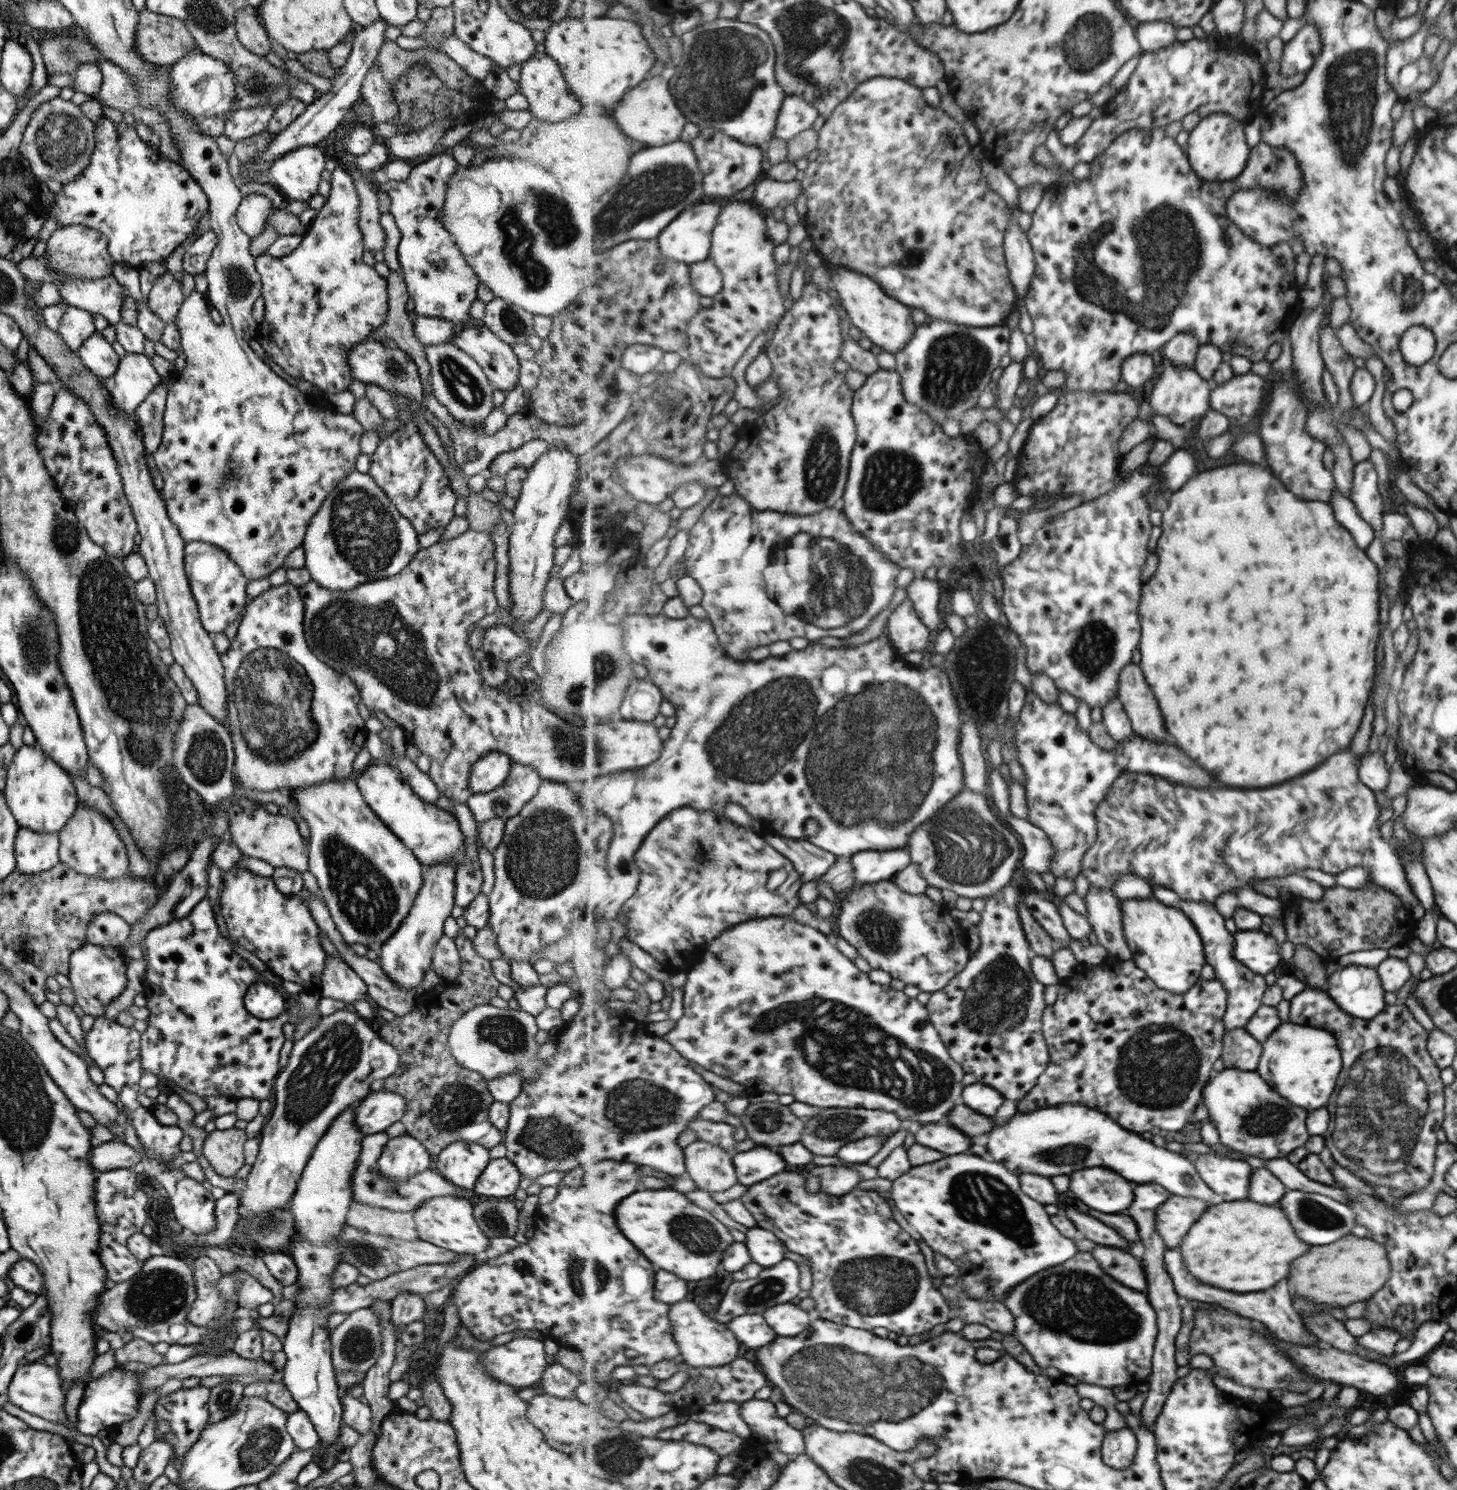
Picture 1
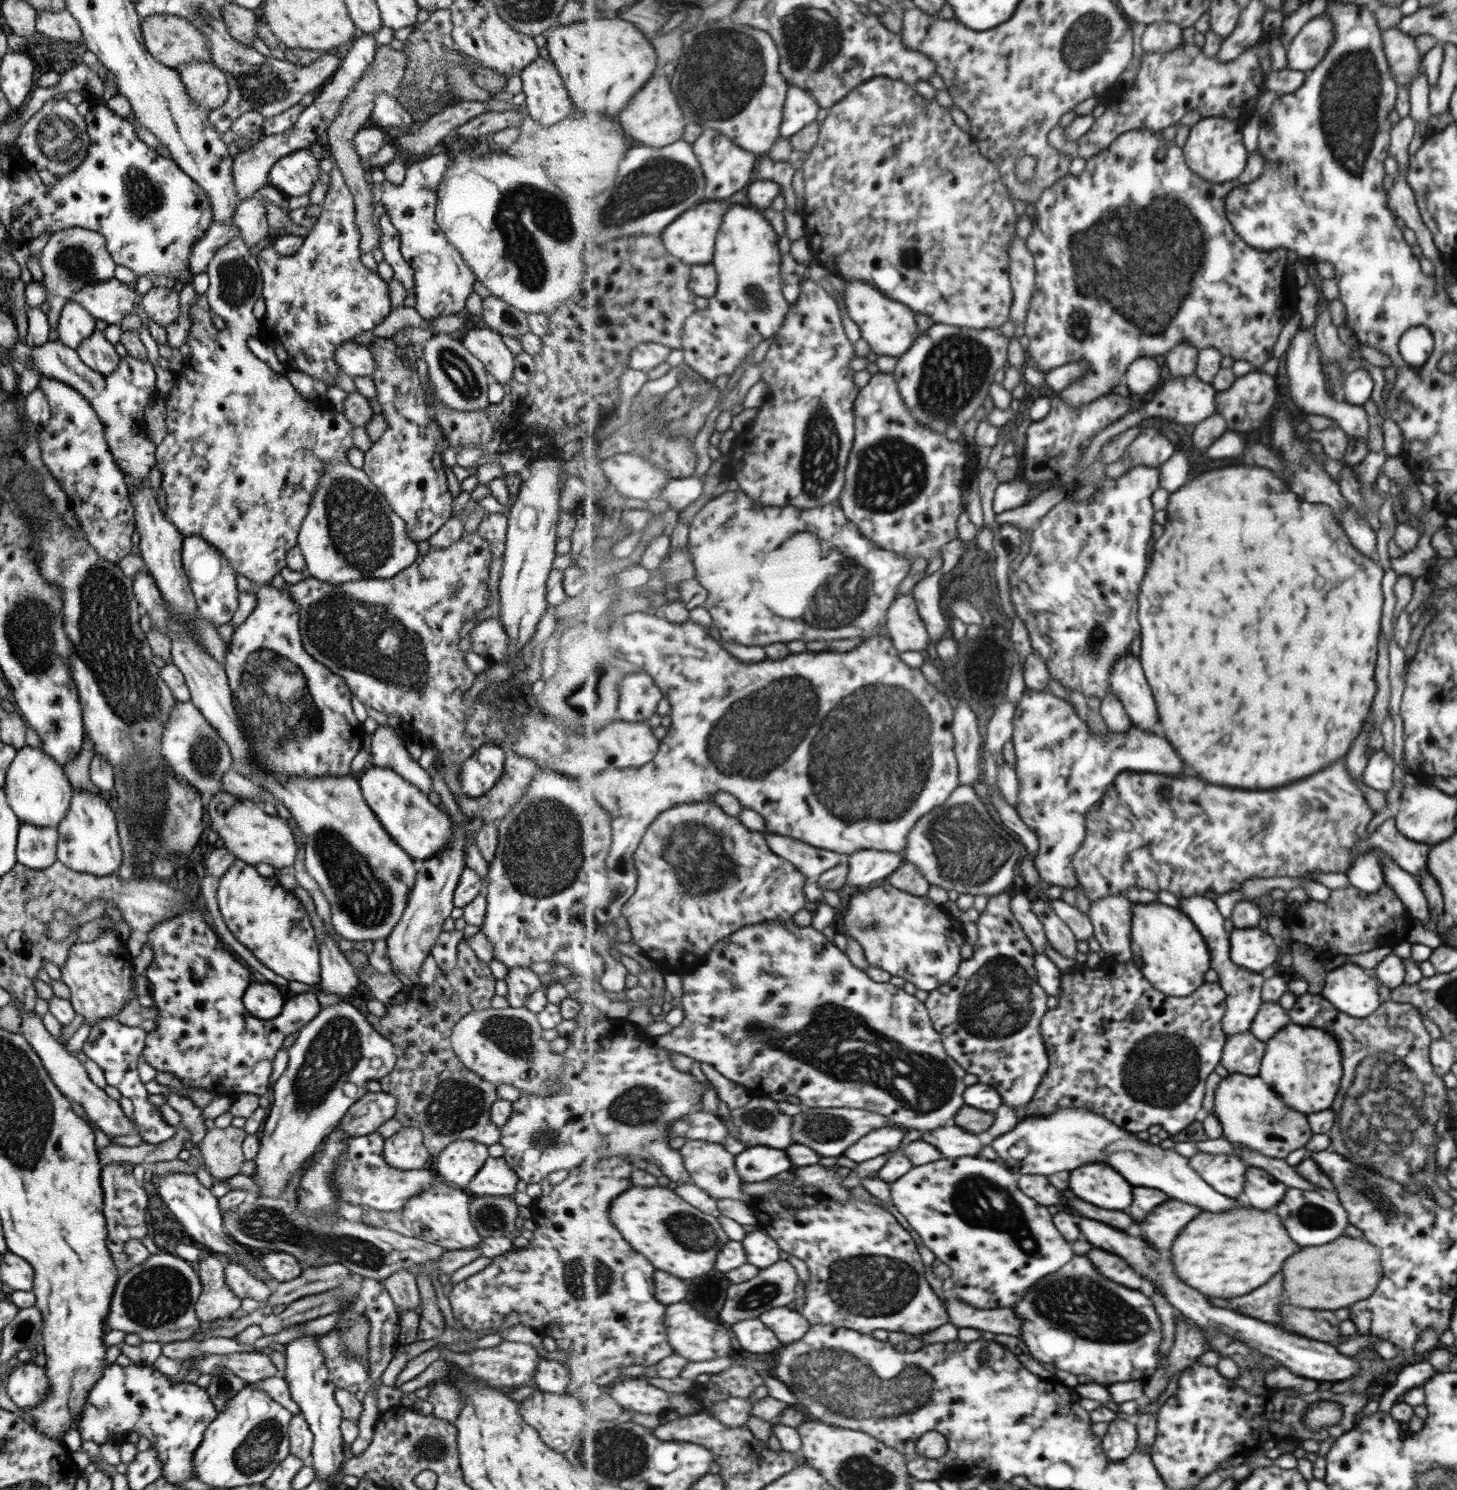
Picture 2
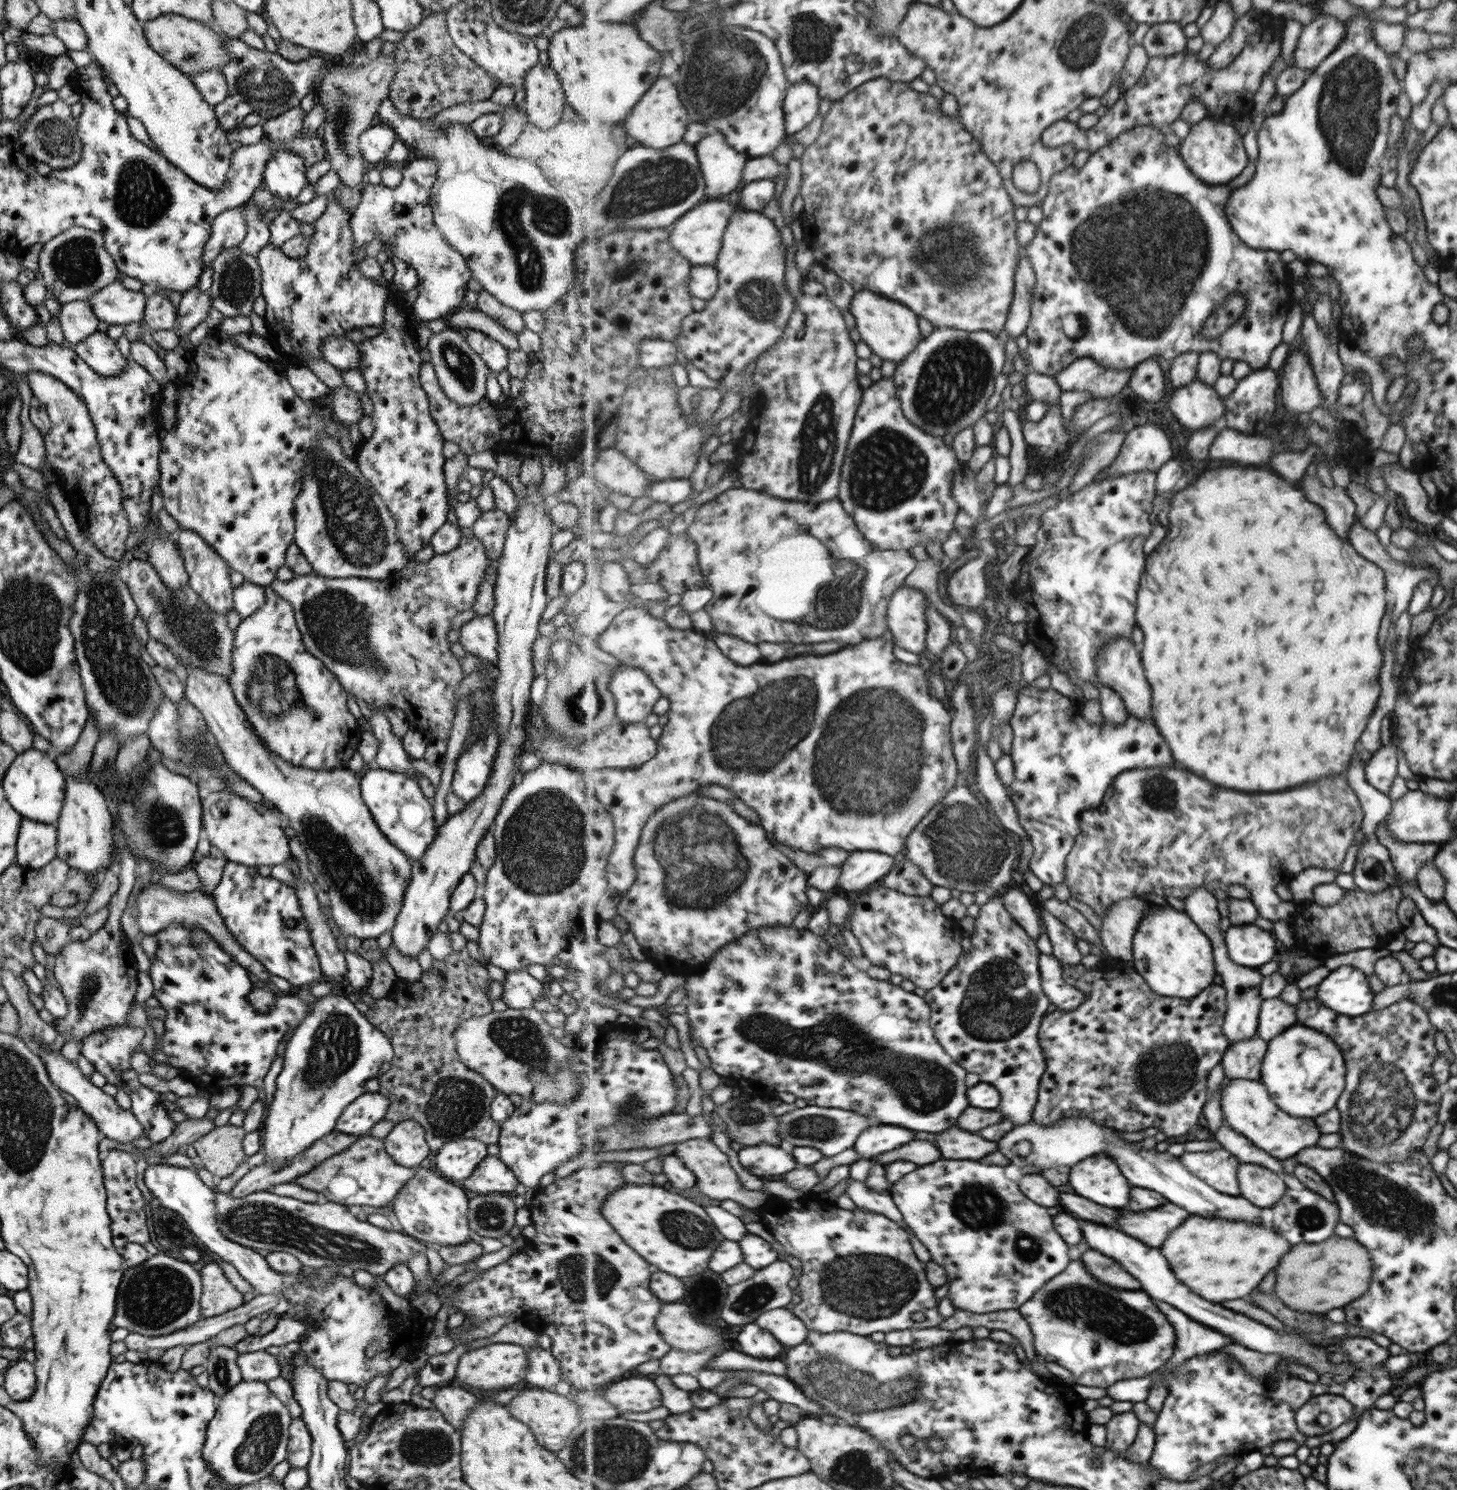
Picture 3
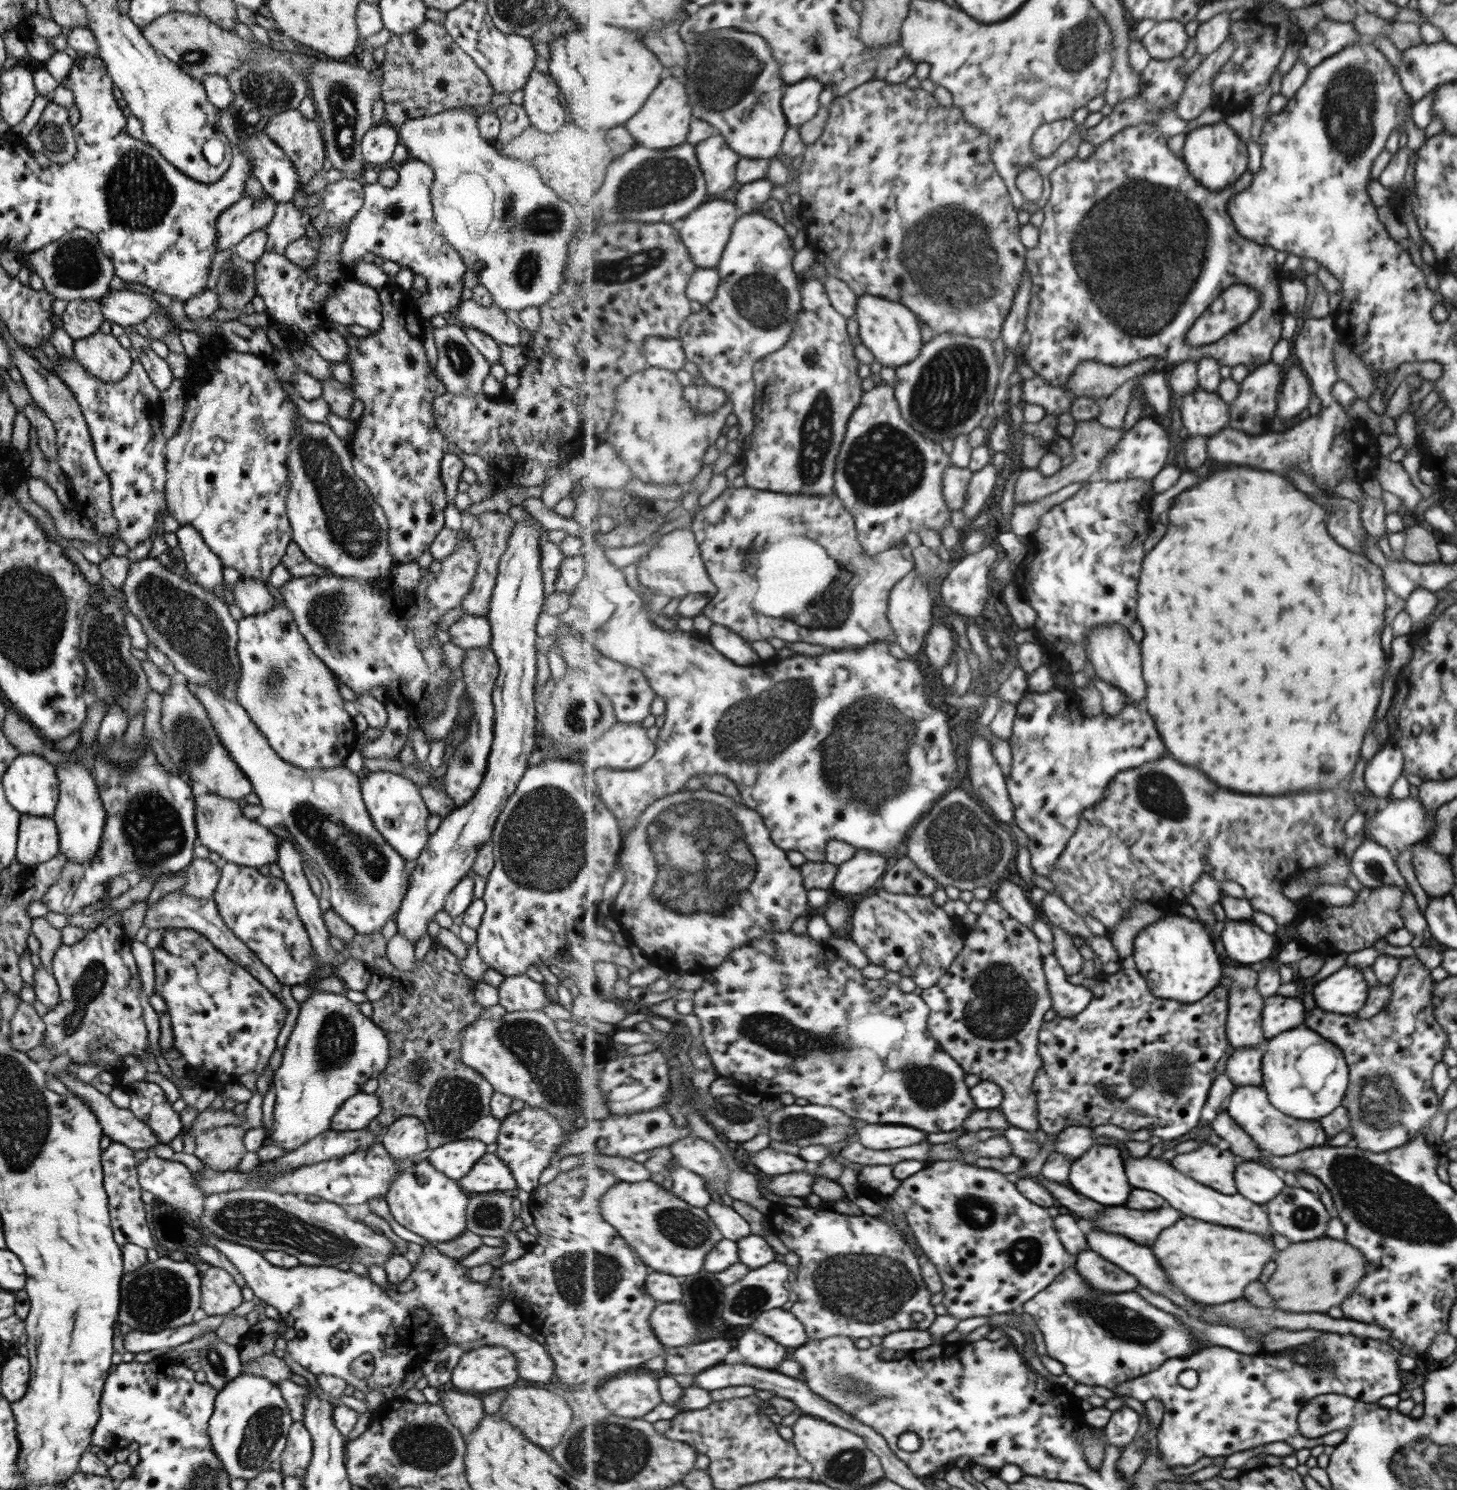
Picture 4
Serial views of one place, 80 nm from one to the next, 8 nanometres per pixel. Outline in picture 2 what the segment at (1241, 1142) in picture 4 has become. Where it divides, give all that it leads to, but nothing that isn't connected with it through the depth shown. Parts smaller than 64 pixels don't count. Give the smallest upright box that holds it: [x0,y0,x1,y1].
[1231,1143,1320,1192]

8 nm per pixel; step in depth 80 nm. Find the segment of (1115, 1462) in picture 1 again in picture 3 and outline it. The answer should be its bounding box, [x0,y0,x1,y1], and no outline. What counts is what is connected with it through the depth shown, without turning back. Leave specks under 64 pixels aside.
[1106,1411,1142,1455]

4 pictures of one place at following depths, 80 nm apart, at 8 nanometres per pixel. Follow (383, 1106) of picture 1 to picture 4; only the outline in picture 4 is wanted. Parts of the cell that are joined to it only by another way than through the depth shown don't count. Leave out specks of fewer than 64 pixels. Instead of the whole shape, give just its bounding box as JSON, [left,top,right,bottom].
[329,1092,380,1131]

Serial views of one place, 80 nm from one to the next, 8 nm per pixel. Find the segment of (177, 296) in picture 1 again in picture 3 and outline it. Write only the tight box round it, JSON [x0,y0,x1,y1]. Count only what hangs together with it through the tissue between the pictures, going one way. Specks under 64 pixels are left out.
[142,290,175,331]

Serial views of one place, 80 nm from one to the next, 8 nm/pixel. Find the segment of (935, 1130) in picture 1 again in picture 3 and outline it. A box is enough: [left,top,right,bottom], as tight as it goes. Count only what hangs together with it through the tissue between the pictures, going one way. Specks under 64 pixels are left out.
[939,1128,999,1161]

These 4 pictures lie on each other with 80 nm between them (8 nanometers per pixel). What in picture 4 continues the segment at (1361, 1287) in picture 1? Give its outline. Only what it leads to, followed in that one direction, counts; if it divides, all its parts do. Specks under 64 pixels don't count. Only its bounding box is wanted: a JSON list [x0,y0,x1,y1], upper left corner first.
[1265,1237,1365,1313]

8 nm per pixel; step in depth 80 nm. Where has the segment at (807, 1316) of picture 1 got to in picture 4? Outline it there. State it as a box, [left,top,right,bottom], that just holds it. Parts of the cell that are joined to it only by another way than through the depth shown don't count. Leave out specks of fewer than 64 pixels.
[751,1308,810,1348]

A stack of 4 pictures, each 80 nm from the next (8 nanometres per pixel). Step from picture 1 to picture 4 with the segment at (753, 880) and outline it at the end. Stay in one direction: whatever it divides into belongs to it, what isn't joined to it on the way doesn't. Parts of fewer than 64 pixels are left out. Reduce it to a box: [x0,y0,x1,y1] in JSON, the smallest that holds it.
[609,786,809,975]

